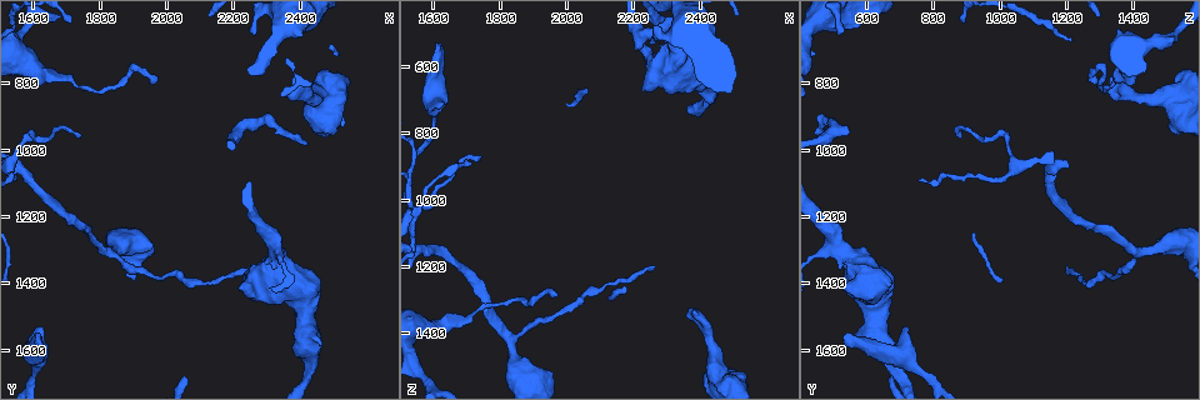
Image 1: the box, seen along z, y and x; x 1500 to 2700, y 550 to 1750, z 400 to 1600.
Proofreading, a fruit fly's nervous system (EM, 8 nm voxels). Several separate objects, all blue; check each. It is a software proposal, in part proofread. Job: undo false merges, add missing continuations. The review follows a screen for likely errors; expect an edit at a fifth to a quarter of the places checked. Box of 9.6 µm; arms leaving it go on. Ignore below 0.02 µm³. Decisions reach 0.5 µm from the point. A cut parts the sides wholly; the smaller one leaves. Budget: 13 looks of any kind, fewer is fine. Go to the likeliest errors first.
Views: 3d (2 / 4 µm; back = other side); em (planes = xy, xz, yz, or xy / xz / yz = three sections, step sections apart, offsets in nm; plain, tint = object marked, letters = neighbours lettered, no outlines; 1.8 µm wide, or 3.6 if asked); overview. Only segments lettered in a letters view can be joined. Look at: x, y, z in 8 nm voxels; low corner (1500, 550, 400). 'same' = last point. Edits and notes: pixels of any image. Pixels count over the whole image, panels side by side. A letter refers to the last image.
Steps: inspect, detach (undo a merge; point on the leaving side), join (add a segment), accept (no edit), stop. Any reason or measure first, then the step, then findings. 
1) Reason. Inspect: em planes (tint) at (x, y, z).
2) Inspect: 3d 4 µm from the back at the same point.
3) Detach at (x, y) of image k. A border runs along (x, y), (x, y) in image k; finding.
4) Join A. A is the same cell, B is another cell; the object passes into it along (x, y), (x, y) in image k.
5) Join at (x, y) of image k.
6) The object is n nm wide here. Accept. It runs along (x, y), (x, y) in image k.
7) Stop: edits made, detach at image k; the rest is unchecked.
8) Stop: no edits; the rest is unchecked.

Branch stops here. Inspect: 3d 2 µm at (1610, 1570, 530).

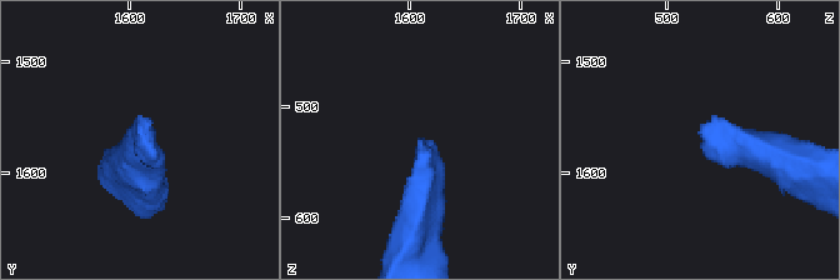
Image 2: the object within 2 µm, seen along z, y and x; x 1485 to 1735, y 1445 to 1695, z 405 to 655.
Inspect: em planes (tint) at (1610, 1570, 530).

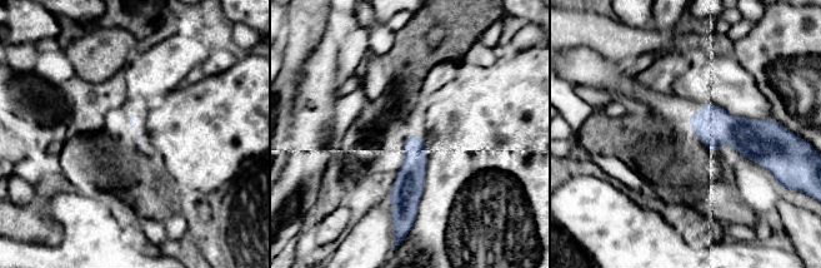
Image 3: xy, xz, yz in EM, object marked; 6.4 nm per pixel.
What lies round it. Inspect: em planes (letters) at the same point.

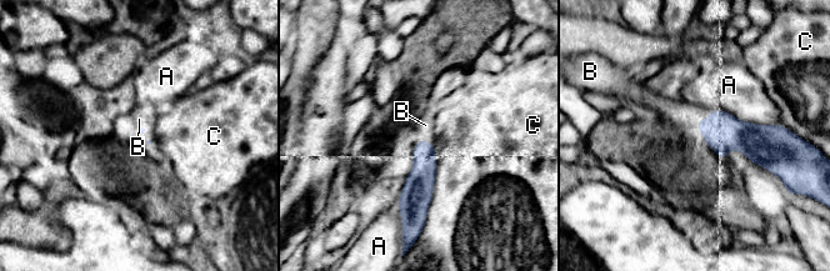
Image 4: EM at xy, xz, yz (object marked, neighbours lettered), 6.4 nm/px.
Join at (685, 116) of image 4. B is the same cell, A and C are other cells; the neuron continues.

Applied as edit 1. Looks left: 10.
Redraw. Inspect: overview.

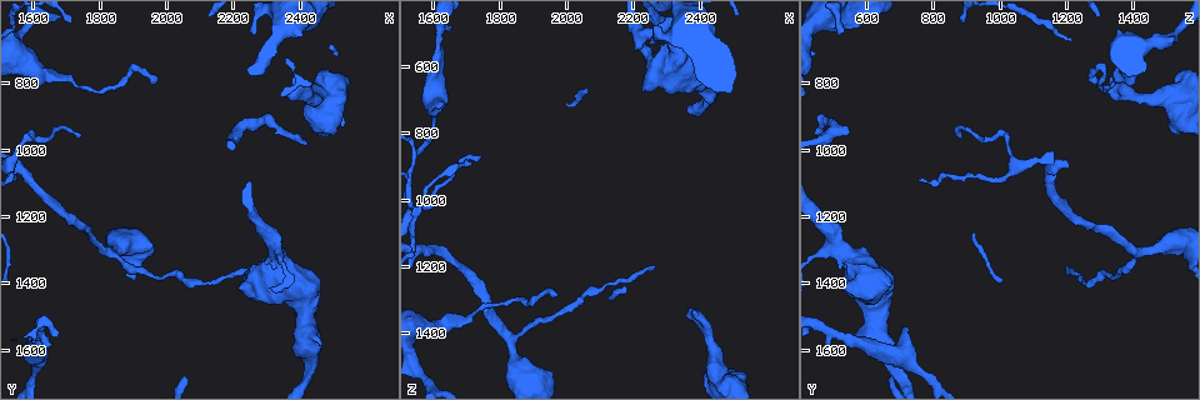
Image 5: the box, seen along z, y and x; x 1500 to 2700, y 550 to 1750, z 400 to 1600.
Tapers out. Inspect: 3d 4 µm at (2420, 990, 480).

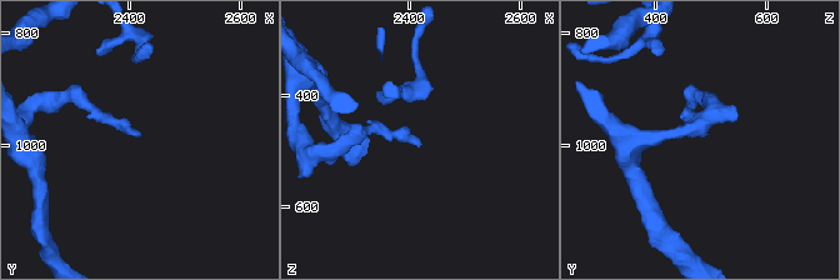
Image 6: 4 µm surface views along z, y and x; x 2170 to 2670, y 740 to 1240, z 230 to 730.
Inspect: em yz step 4 (tint) at (2420, 980, 485).

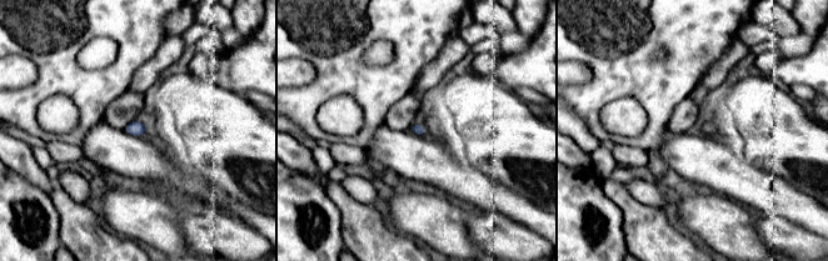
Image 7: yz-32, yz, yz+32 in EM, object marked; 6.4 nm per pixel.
Inspect: em planes (letters) at the same point.

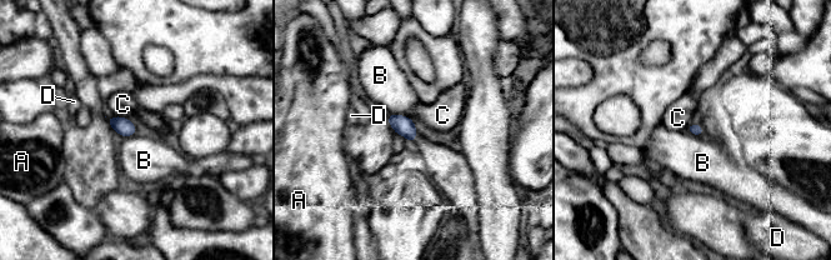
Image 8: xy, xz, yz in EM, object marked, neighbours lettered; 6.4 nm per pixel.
Accept. A, B, C and D are other cells; a border runs along (390, 111), (409, 118) in image 8; no lettered segment goes on from it.

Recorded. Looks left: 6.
An open end. Inspect: em xy step 16 (tint) at (2380, 850, 1350).

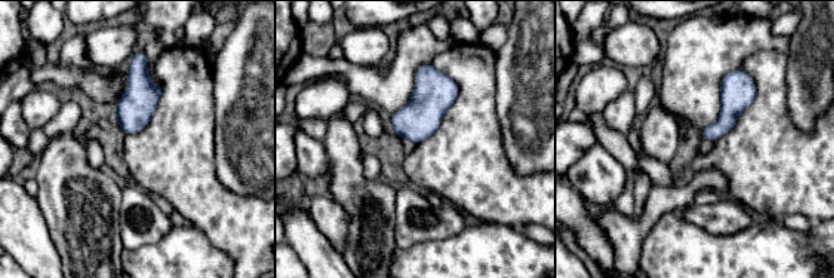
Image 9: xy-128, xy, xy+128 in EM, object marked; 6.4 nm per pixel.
Inspect: em yz step 4 (letters) at the same point.

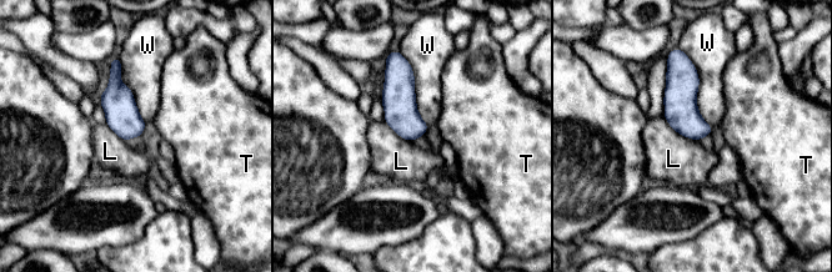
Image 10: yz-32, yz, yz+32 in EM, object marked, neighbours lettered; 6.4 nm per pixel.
The longest contact is with W, 500 nm. Accept. L, T and W are other cells; a border runs along (663, 114), (677, 132), (697, 141) in image 10; none of them fits.

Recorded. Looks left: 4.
Inspect: 3d 4 µm at (2220, 930, 550).

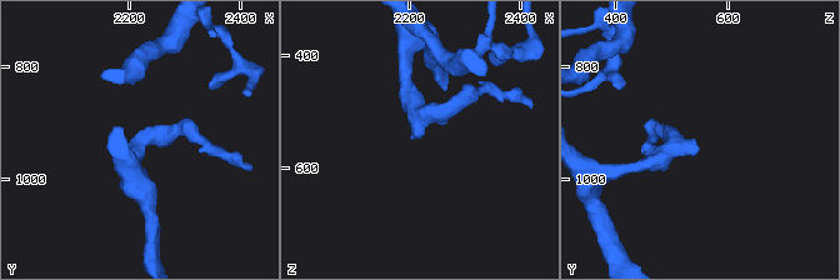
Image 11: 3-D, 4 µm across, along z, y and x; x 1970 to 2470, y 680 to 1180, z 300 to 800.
The arms are 220, 280 nm wide; need the tissue. Inspect: em planes (letters) at (2220, 940, 545).

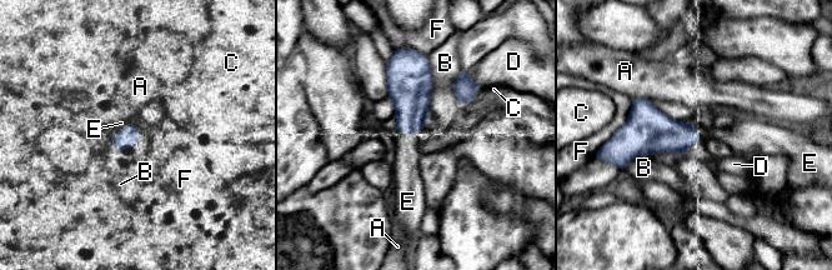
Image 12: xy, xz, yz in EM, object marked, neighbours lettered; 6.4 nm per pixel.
Join at (406, 166) of image 12. E is the same cell, A, B, C, D and F are other cells; the neuron continues.

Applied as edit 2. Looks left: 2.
Stop: edits made, join at image 4, join at image 12; the rest is unchecked.

